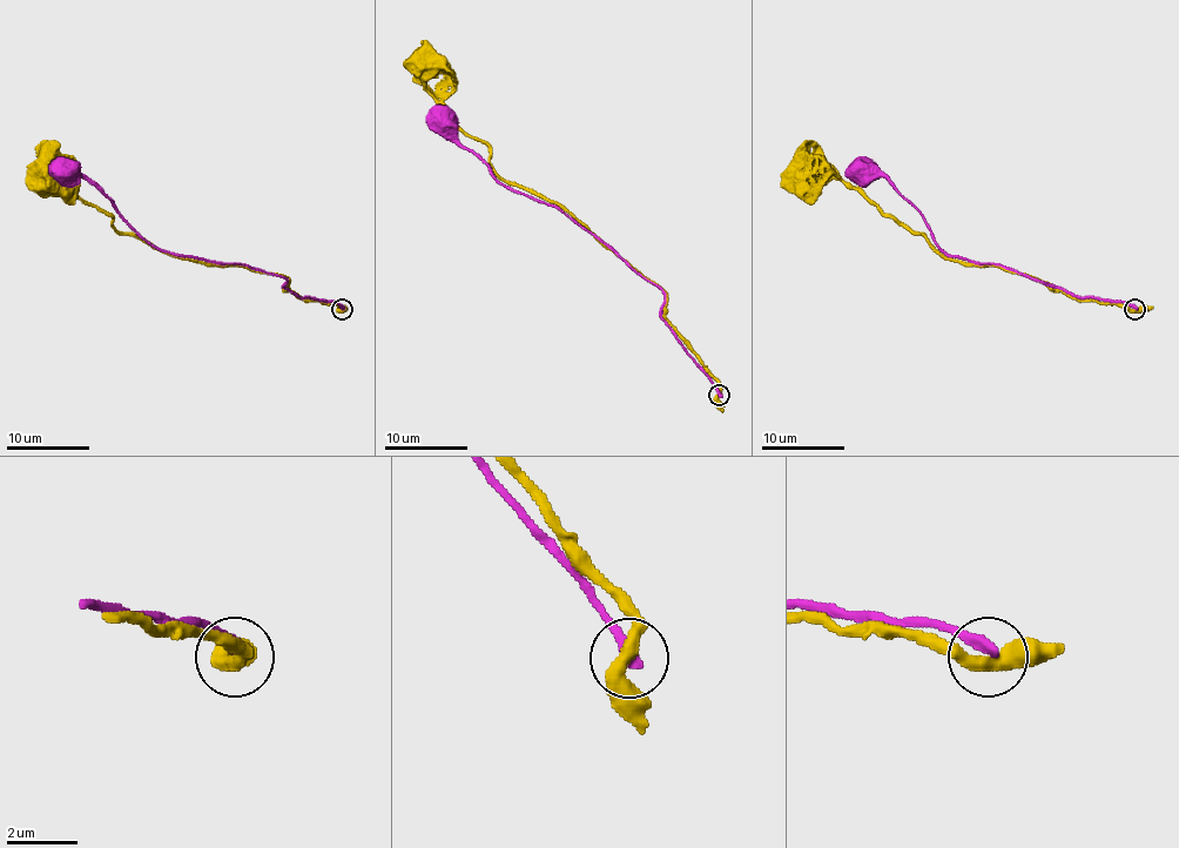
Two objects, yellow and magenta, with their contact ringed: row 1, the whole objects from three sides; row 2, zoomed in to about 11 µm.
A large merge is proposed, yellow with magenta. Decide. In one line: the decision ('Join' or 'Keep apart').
Keep apart

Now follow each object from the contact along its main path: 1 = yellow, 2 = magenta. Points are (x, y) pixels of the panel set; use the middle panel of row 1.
1: (719, 394), (714, 376), (665, 315), (667, 296), (559, 207), (500, 176), (487, 147), (425, 88), (425, 59)
2: (719, 394), (660, 315), (662, 293), (559, 209), (505, 186), (457, 139), (457, 128), (433, 105)

